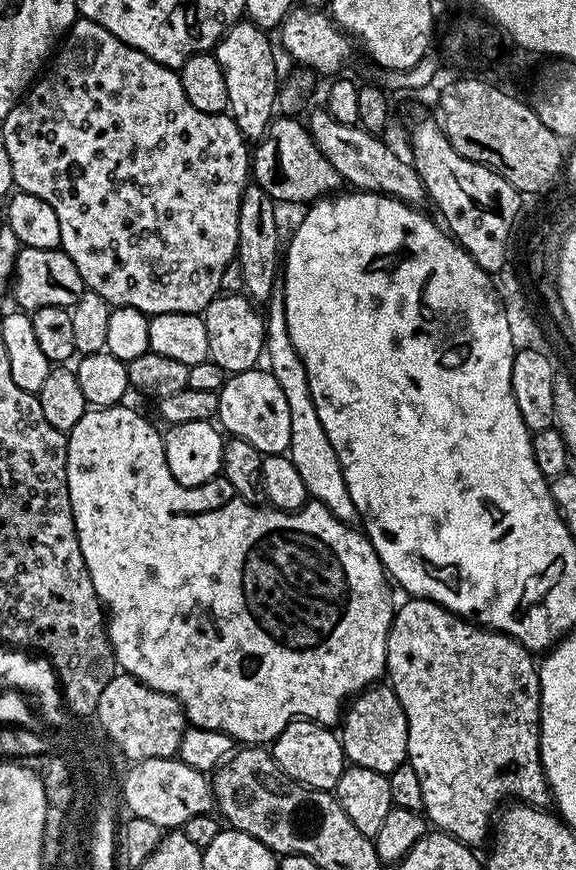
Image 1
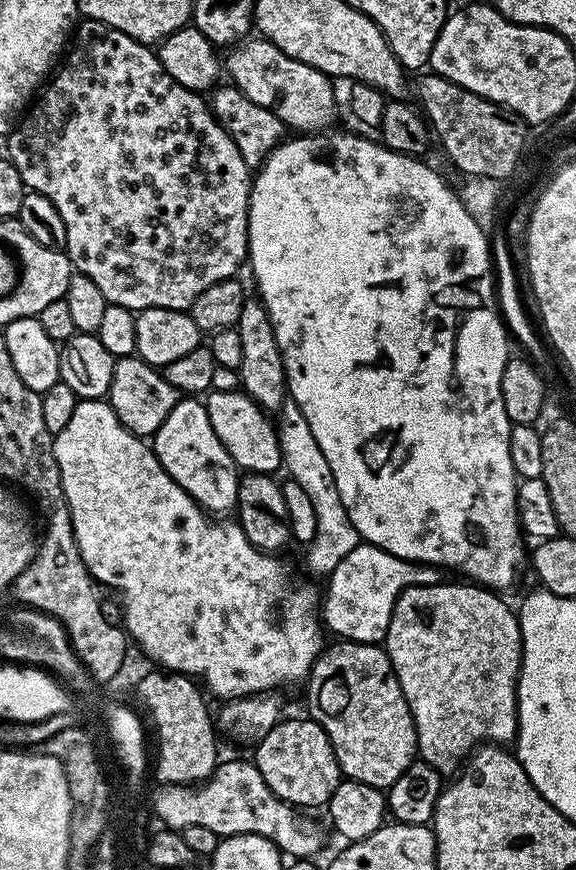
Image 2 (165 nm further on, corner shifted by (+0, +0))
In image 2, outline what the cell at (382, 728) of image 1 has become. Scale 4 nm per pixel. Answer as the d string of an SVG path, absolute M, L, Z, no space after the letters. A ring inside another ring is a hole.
M354 641L329 643L314 662L306 677L308 684L307 715L326 734L332 743L341 773L349 780L366 782L370 786L386 790L417 759L416 727L412 711L402 694L402 686L392 669L387 652L379 643L356 644Z

